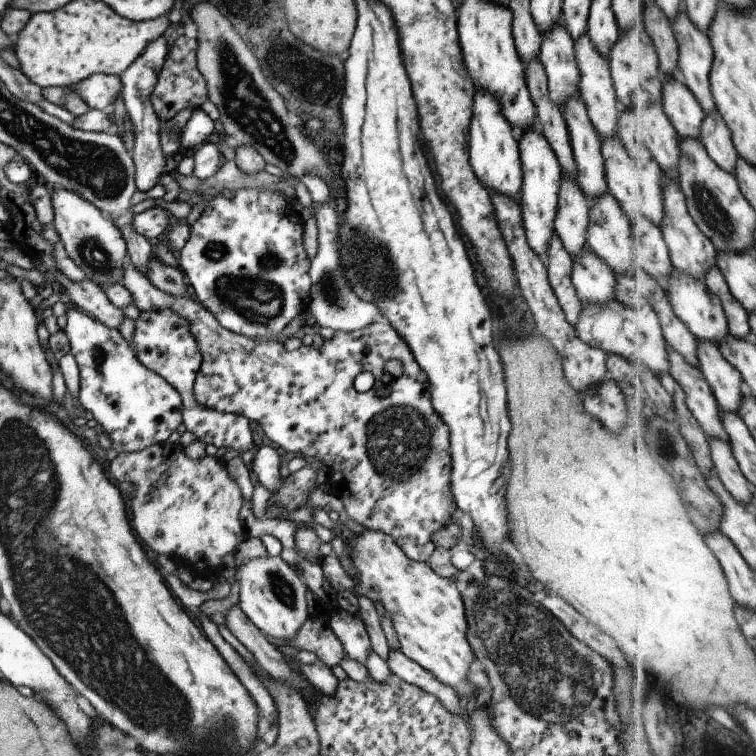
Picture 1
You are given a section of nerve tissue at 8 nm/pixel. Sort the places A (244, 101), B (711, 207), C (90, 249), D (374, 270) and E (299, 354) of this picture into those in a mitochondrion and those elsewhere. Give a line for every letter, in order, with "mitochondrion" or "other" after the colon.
A: mitochondrion
B: mitochondrion
C: mitochondrion
D: mitochondrion
E: other

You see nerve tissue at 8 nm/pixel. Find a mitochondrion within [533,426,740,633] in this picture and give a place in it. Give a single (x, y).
(664, 441)

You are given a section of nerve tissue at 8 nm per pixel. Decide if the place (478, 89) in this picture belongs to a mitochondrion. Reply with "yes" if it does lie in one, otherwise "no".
no

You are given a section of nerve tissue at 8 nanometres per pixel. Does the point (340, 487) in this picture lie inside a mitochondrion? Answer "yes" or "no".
no

